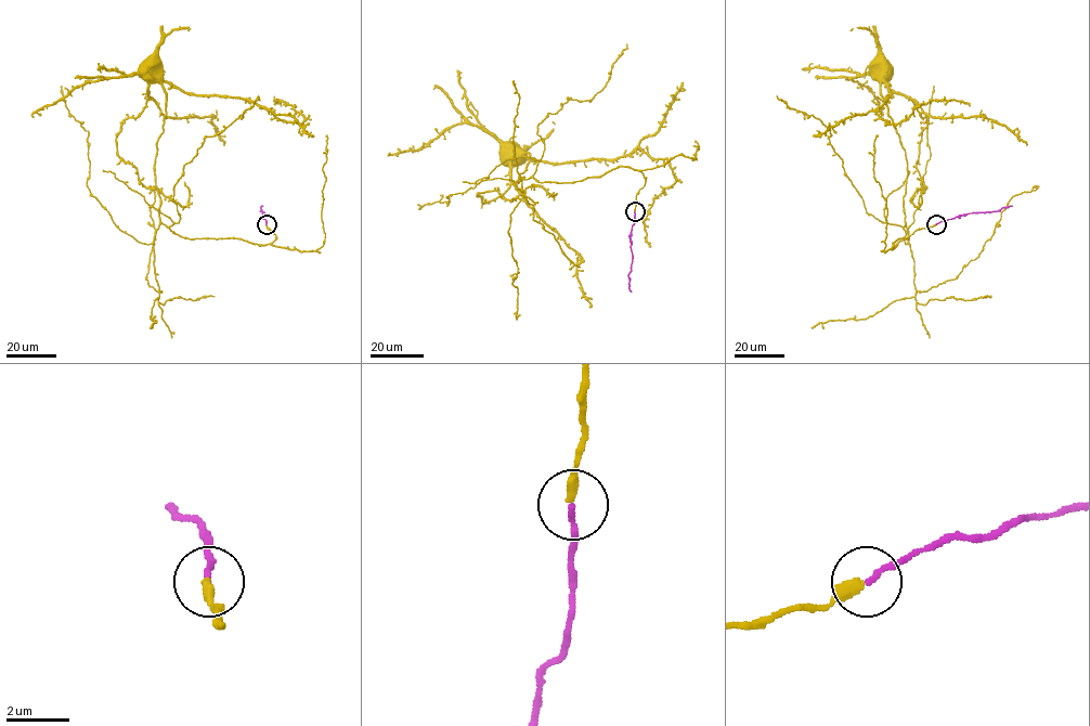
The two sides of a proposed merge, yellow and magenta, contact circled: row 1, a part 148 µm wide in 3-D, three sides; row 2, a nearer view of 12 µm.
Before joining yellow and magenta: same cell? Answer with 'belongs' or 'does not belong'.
belongs

